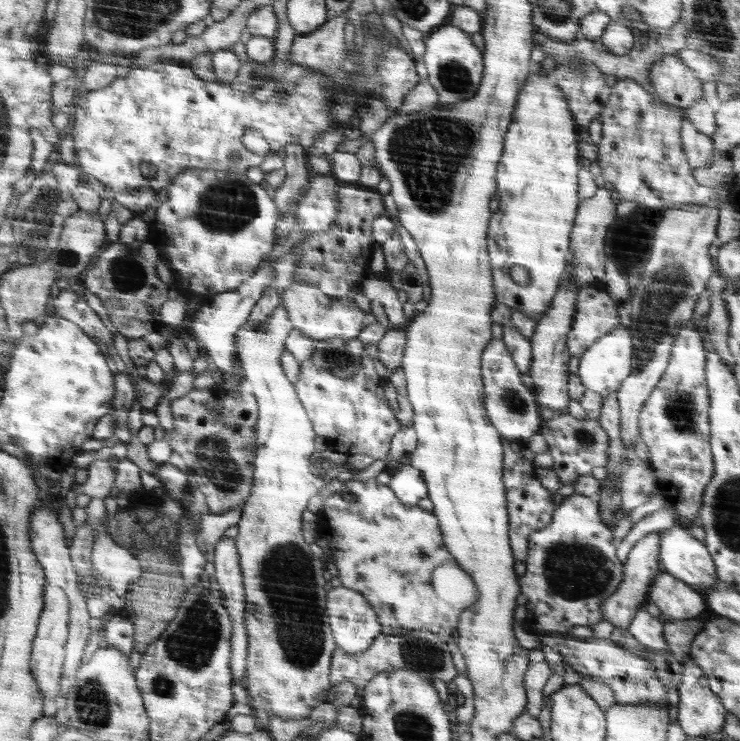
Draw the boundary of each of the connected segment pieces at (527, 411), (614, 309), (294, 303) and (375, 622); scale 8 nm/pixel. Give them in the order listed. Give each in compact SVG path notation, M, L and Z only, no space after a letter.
M494 339L485 349L481 358L481 374L484 376L485 406L498 431L502 431L502 438L525 445L534 432L539 432L542 418L540 408L534 400L534 394L522 384L519 368L516 368L512 352L500 339Z
M588 284L578 294L576 320L568 343L570 354L581 357L594 342L622 325L620 306L606 291Z
M293 281L281 296L281 304L289 311L289 322L293 329L315 340L332 337L342 337L342 340L355 339L362 329L377 323L376 316L371 312L360 309L352 295L330 297L322 293L318 287L308 285L304 281Z
M338 586L330 590L328 606L330 626L333 637L337 639L338 647L347 654L365 653L374 640L382 634L380 617L372 604L366 600L364 595L349 587Z

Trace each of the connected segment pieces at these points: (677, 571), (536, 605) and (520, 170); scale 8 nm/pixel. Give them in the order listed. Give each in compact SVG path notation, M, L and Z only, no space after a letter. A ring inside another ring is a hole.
M680 525L663 531L660 564L662 570L673 574L676 579L681 579L684 583L688 583L698 592L710 591L720 581L719 572L716 571L716 564L713 562L708 548Z
M573 494L554 510L551 524L529 538L522 594L528 597L526 621L534 635L572 635L578 626L606 622L604 604L625 582L625 566L618 558L619 544L611 526L602 522L595 498Z
M539 65L536 70L531 72L530 81L526 82L525 87L520 92L520 97L518 98L517 107L513 113L513 120L508 127L505 134L505 146L504 146L504 156L501 157L500 166L497 170L497 184L498 184L498 196L500 198L498 212L494 212L493 220L490 221L489 228L489 238L488 238L488 248L489 256L492 262L493 268L493 282L497 290L498 302L506 304L512 311L522 312L526 316L532 316L534 318L539 318L543 313L548 312L552 308L553 298L557 294L557 290L561 286L561 281L564 280L566 276L566 258L568 258L568 242L572 242L572 237L570 232L573 232L572 226L574 226L574 218L576 216L576 210L578 210L578 180L576 174L578 173L578 152L576 152L576 134L574 134L574 124L572 124L572 116L570 116L570 110L568 110L568 104L566 98L563 96L561 88L557 84L550 83L548 74L544 74L541 71ZM512 266L520 266L524 268L528 274L530 274L530 282L528 284L518 284L512 277L510 277L510 268Z

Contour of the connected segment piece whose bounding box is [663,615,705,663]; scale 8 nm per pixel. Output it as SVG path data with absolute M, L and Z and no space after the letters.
M701 615L685 621L664 620L664 641L668 643L671 655L681 663L691 660L691 644L696 634L704 628L704 617Z

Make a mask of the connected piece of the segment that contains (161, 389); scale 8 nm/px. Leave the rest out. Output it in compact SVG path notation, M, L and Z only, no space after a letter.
M171 363L169 373L165 375L158 384L154 384L146 378L142 378L137 370L134 370L134 372L127 372L126 374L130 374L130 377L132 377L134 390L139 394L139 398L136 397L136 399L139 401L141 408L145 411L155 409L162 400L162 396L172 388L172 384L174 384L178 373L179 370L172 366Z

